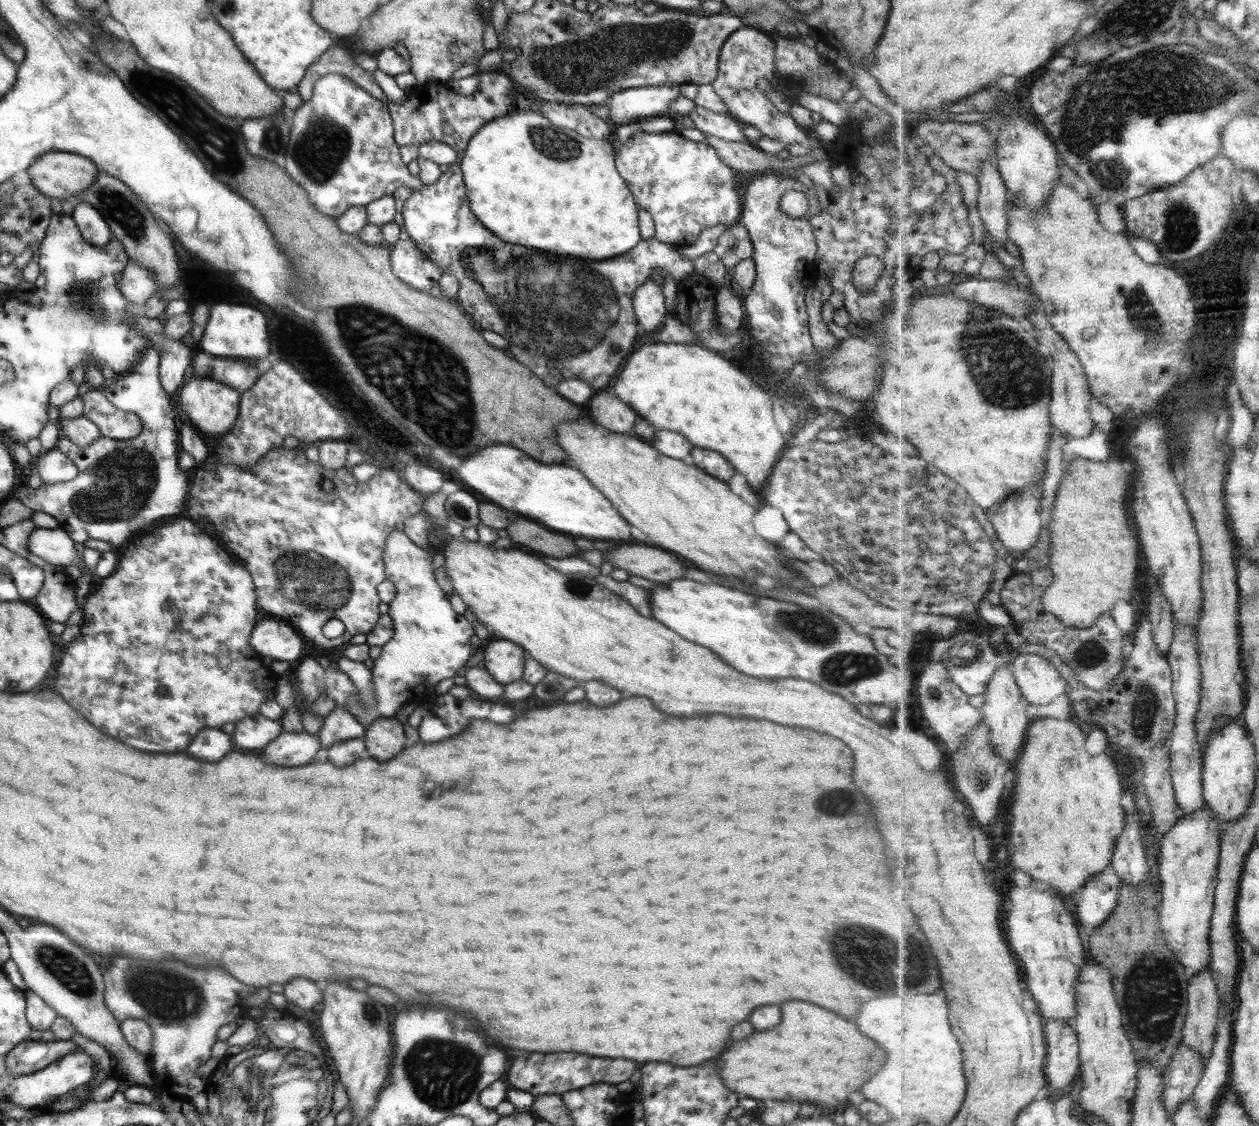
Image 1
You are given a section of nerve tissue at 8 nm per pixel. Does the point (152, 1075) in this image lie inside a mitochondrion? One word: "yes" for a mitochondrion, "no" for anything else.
no

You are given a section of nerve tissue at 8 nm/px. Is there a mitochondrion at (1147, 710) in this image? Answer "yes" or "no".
yes

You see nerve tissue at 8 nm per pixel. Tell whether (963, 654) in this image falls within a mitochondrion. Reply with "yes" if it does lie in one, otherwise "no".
yes

